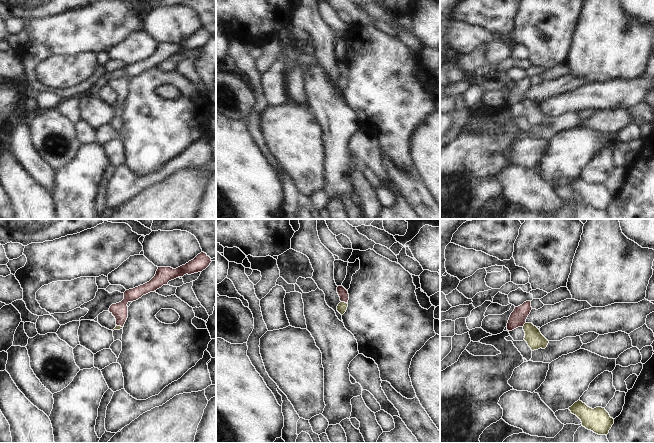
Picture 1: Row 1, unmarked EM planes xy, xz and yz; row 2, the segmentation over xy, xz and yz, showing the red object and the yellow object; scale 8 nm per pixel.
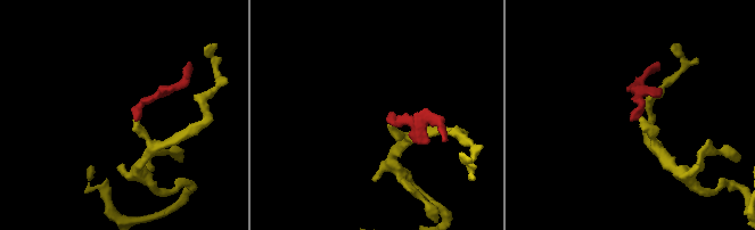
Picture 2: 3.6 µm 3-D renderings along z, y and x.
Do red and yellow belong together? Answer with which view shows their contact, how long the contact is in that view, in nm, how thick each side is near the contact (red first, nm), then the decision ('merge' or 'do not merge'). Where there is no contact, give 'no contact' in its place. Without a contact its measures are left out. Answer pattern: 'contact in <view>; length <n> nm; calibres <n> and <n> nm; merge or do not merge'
contact in xz; length 50 nm; calibres 80 and 80 nm; merge

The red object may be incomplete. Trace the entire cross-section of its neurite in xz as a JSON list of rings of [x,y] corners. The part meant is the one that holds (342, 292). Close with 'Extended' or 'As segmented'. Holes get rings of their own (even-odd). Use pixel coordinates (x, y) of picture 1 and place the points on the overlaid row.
[[[341,285],[337,287],[337,293],[340,297],[340,303],[337,306],[337,311],[343,315],[348,307],[349,294],[348,291]]]. Extended.

